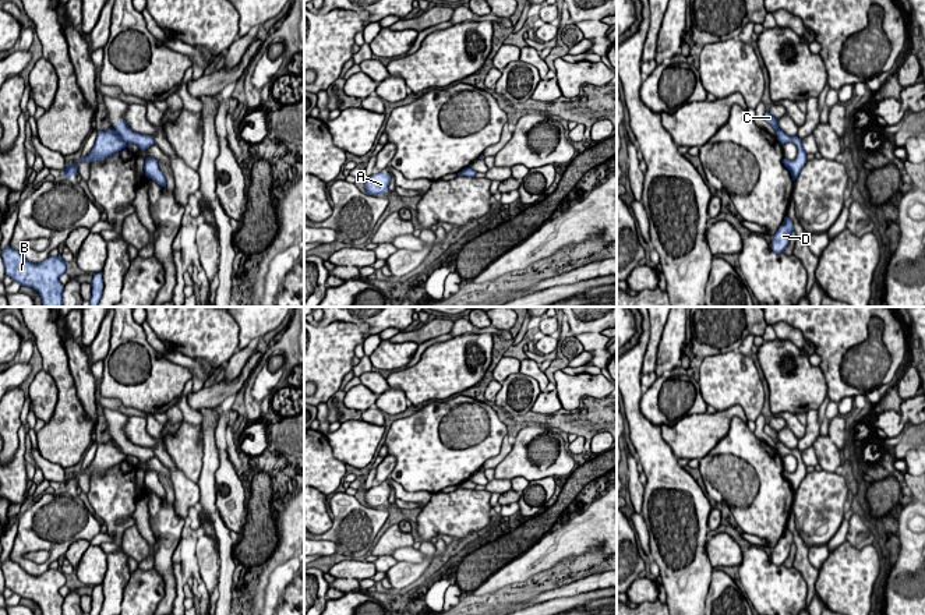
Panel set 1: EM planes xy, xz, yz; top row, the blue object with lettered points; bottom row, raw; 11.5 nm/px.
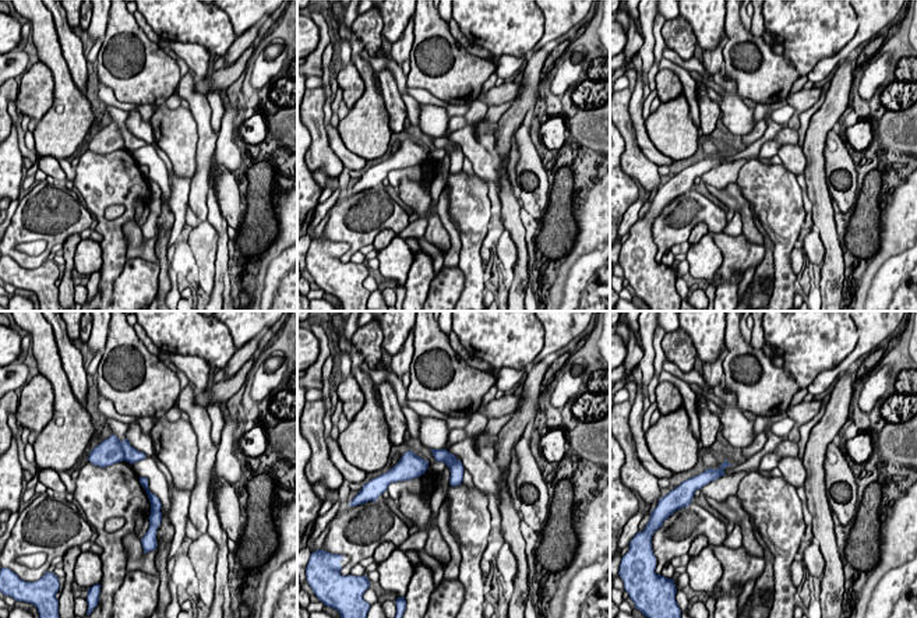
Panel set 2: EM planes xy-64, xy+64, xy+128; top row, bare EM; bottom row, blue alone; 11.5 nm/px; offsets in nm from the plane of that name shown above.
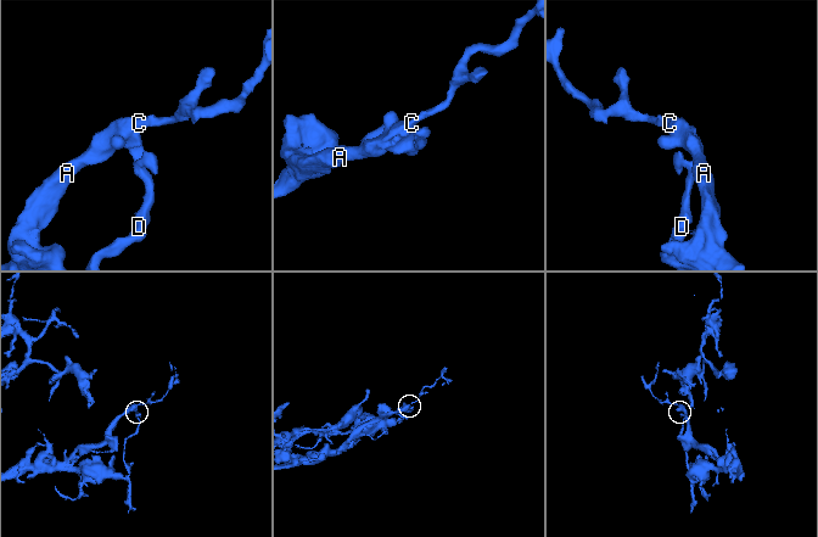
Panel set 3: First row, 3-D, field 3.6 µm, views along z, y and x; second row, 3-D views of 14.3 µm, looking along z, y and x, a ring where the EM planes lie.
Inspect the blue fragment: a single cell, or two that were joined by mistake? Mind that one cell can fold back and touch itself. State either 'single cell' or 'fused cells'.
fused cells

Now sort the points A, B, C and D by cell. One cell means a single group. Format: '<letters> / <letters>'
A B C / D

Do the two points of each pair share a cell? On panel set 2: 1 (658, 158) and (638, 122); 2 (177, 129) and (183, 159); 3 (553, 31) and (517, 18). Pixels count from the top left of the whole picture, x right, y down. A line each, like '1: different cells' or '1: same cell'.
1: same cell
2: same cell
3: different cells

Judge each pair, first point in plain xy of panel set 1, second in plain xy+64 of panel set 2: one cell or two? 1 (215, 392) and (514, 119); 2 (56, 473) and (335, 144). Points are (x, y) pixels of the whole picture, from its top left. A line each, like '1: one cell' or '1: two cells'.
1: two cells
2: one cell

